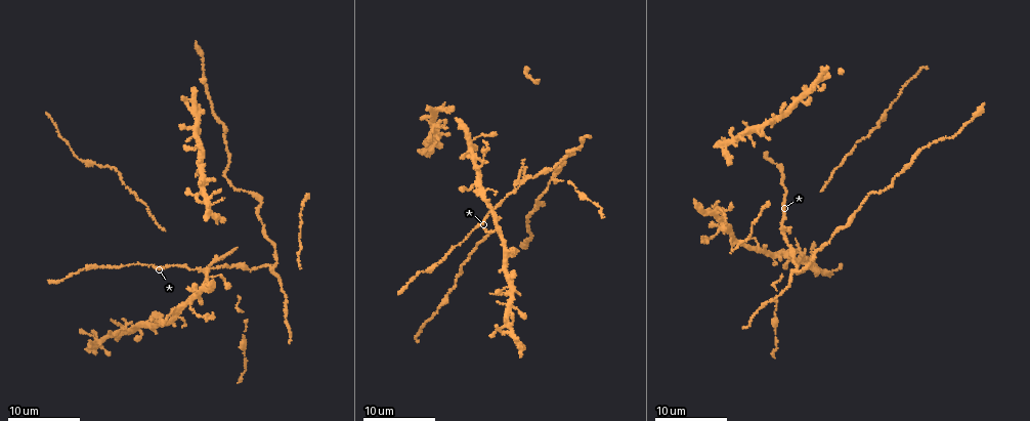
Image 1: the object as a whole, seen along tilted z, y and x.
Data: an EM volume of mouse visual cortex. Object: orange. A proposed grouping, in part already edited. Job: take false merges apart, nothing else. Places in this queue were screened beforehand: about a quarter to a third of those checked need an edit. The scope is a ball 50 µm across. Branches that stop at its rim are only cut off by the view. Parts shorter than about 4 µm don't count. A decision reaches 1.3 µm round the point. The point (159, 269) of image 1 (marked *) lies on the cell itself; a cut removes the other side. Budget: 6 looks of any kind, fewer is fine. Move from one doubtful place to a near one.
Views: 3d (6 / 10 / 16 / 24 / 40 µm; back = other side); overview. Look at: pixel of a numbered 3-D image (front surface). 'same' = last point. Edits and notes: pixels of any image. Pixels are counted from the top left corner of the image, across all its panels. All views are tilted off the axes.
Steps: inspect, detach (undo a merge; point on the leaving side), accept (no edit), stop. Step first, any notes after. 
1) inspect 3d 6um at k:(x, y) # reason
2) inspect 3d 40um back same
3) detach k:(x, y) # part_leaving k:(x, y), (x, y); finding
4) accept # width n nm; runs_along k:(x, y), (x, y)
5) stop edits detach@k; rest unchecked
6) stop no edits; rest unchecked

inspect 3d 6um at 1:(515, 186) # branch point

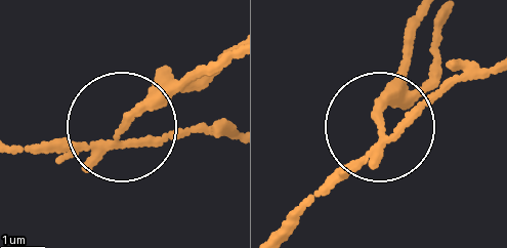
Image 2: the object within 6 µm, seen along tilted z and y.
detach 2:(150, 104) # width 190 nm; part_leaving 2:(111, 140), (162, 94), (233, 60); a second cell is stuck on

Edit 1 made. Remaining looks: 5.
inspect overview

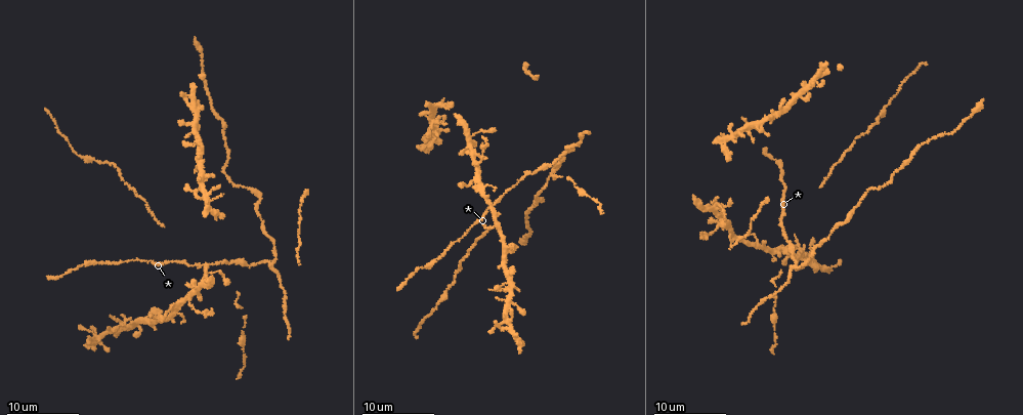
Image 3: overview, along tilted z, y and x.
inspect 3d 10um at 3:(273, 262) # three-way junction

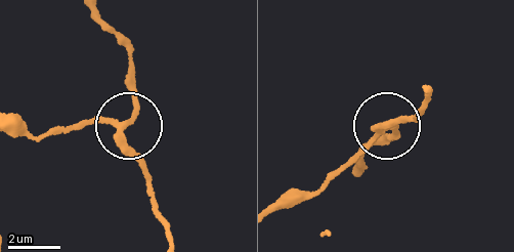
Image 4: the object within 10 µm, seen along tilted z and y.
accept # width 190 nm; one cell here

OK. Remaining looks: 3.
inspect 3d 10um at 3:(510, 303) # four-way junction

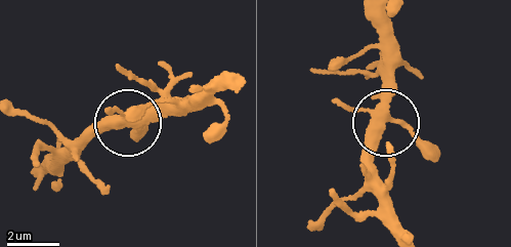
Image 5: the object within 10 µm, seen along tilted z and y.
accept # width 350 nm; continuous, no second cell

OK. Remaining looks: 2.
stop edits detach@2; rest unchecked

